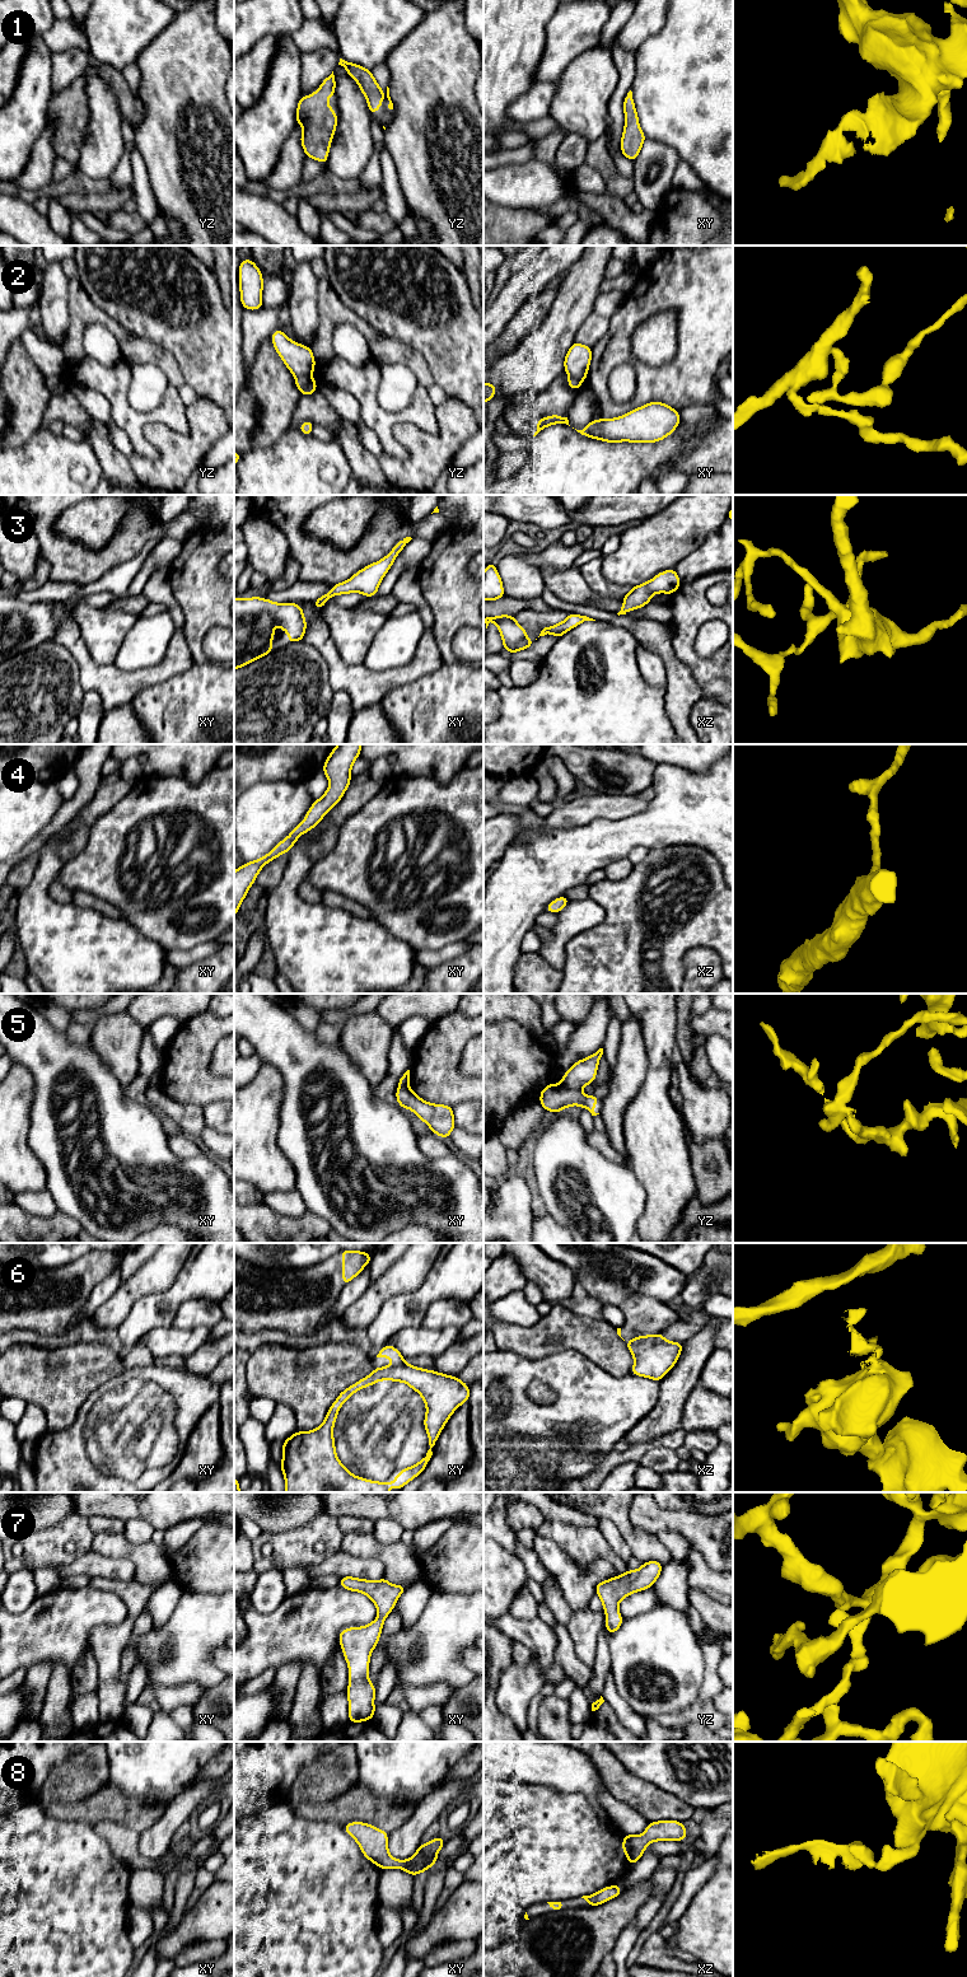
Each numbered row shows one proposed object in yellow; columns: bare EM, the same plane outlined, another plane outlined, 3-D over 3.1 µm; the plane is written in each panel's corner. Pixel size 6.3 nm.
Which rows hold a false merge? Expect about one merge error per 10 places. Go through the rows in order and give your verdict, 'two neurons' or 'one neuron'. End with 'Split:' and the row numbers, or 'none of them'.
1: one neuron
2: one neuron
3: one neuron
4: one neuron
5: one neuron
6: two neurons
7: one neuron
8: one neuron
Split: 6

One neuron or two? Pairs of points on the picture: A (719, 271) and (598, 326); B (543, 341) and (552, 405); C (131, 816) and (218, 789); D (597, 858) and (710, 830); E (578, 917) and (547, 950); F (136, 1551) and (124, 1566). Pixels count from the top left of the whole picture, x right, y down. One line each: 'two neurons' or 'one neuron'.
A: two neurons
B: two neurons
C: one neuron
D: one neuron
E: one neuron
F: two neurons

